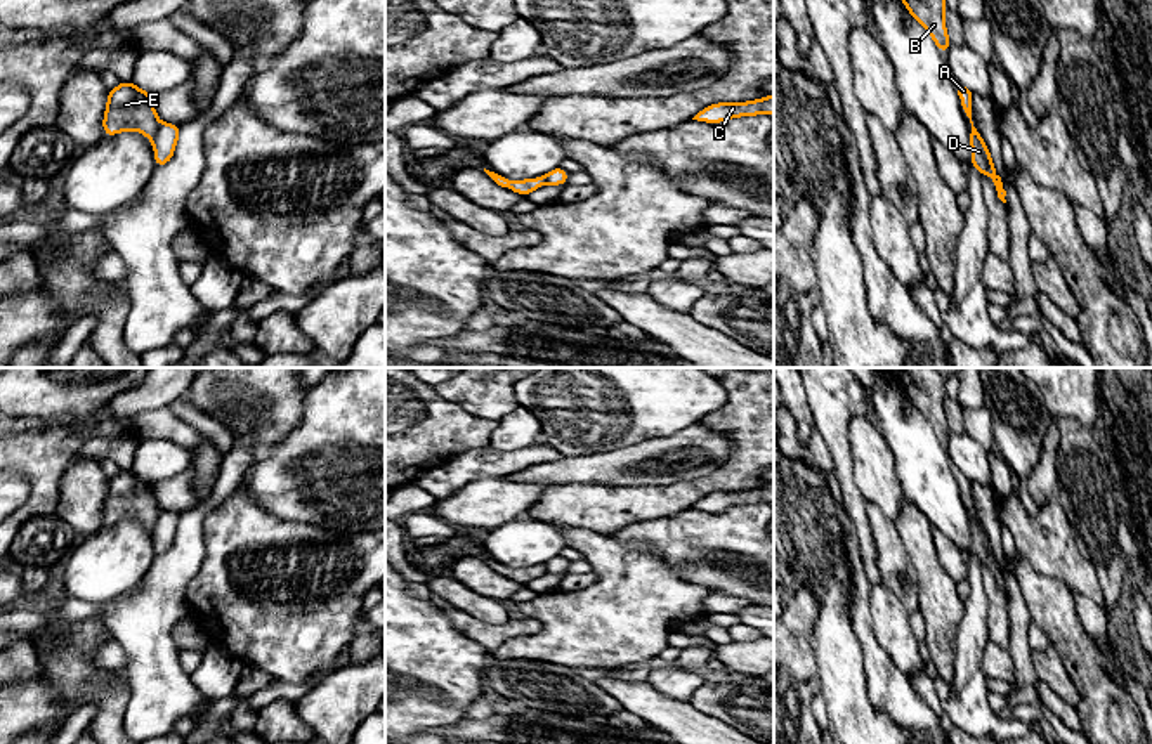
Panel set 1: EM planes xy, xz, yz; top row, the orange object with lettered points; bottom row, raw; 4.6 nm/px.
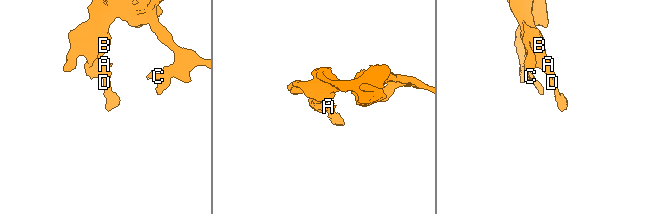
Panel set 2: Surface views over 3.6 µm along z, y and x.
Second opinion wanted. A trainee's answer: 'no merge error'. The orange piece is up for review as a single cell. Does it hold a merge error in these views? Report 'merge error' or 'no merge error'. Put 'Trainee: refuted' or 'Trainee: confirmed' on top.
Trainee: refuted
merge error

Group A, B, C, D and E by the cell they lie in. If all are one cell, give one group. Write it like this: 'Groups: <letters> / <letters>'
Groups: A B C E / D

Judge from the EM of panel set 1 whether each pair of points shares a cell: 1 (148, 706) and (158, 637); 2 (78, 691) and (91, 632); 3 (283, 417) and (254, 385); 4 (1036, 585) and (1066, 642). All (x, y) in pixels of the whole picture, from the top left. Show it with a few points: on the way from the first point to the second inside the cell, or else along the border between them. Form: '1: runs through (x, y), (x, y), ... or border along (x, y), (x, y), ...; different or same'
1: runs through (153, 689), (153, 654); same
2: runs through (78, 677), (78, 646); same
3: runs through (276, 410), (261, 392); same
4: runs through (1047, 599), (1064, 628); same

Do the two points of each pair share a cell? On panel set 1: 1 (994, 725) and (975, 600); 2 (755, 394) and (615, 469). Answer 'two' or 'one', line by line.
1: one
2: two

